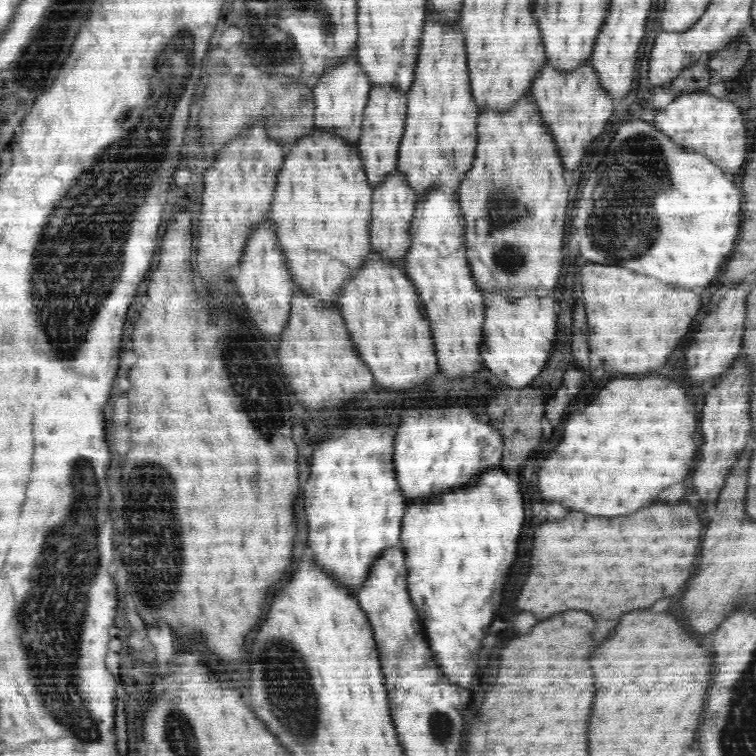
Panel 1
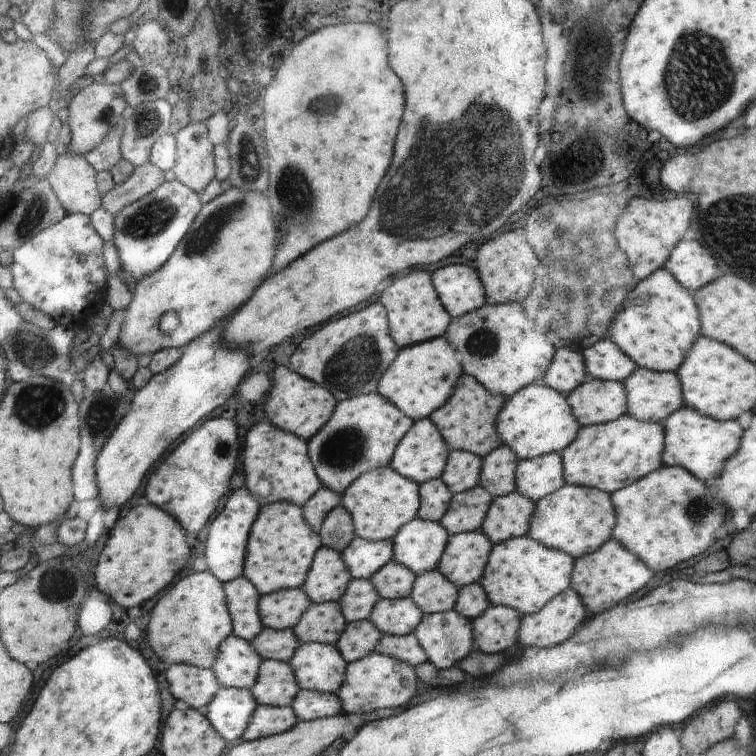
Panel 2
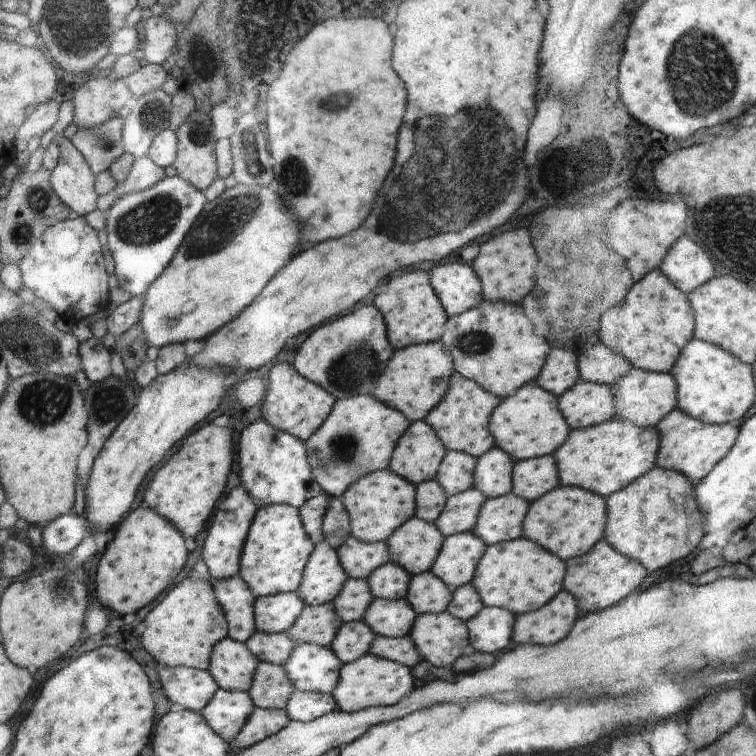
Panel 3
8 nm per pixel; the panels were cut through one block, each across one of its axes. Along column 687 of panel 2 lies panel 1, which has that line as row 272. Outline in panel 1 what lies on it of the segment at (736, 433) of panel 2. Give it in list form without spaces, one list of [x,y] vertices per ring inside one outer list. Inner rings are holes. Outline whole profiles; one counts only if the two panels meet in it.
[[[441,189],[430,190],[426,198],[417,198],[414,208],[412,226],[410,226],[410,249],[406,254],[407,262],[403,266],[411,285],[422,301],[427,320],[431,326],[431,336],[435,353],[440,364],[440,374],[456,378],[456,376],[474,376],[482,366],[481,345],[485,336],[482,326],[485,322],[486,296],[475,284],[471,276],[465,247],[465,220],[458,201],[459,194],[447,196]]]

